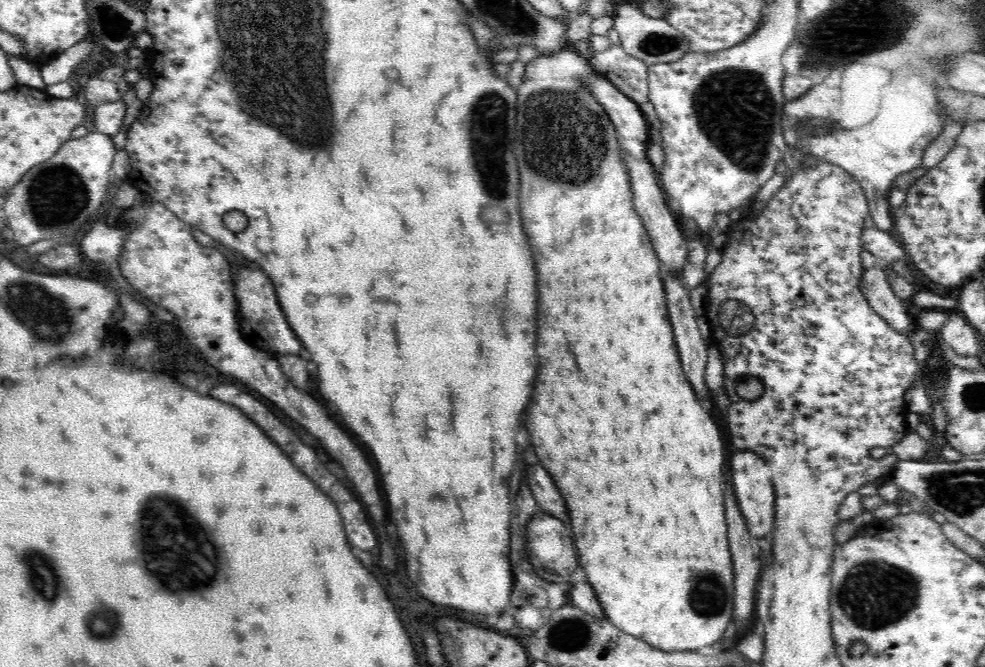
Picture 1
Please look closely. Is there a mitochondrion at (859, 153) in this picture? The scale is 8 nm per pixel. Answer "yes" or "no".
no

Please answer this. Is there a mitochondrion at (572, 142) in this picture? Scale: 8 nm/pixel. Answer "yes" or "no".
yes

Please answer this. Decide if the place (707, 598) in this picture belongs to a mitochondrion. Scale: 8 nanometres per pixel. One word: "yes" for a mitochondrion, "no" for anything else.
yes

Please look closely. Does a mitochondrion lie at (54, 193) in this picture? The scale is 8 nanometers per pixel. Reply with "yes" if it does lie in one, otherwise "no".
yes

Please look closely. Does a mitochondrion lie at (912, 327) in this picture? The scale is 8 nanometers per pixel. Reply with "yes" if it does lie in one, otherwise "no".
no

